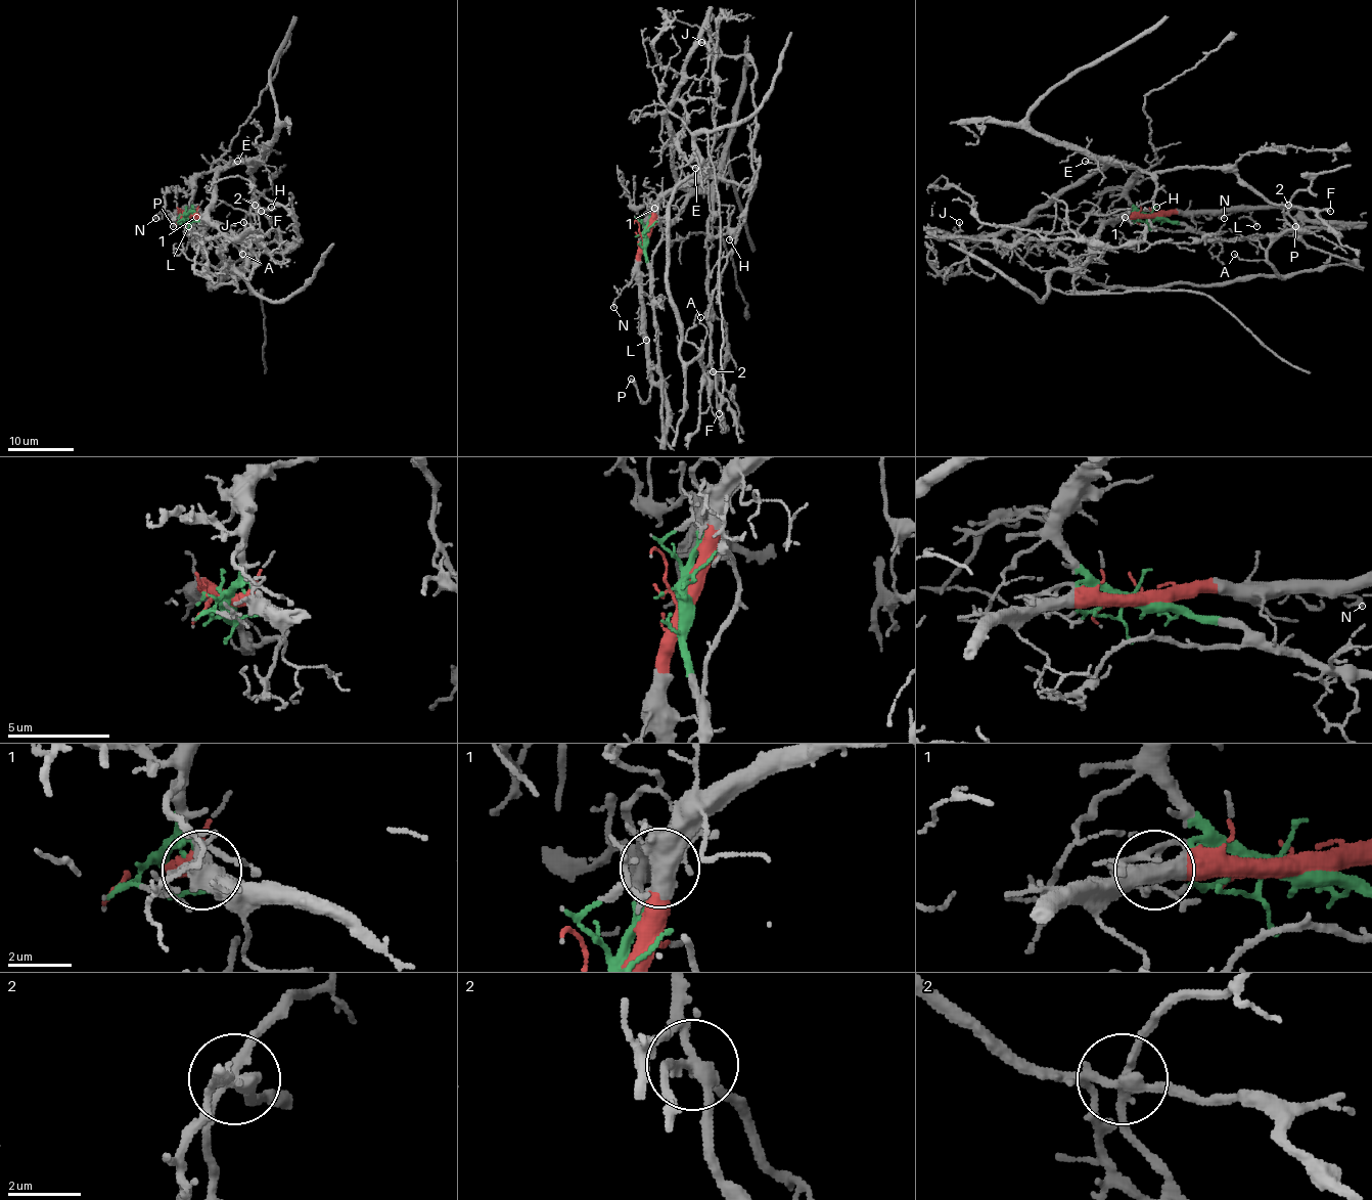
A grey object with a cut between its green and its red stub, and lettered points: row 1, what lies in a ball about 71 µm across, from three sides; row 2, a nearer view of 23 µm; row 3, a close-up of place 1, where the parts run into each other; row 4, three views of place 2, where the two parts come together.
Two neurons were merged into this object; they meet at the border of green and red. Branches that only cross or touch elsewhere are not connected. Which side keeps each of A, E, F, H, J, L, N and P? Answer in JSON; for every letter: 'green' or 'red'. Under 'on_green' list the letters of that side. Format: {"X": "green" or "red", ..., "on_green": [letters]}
{"A": "red", "E": "green", "F": "green", "H": "green", "J": "green", "L": "red", "N": "red", "P": "red", "on_green": ["E", "F", "H", "J"]}

